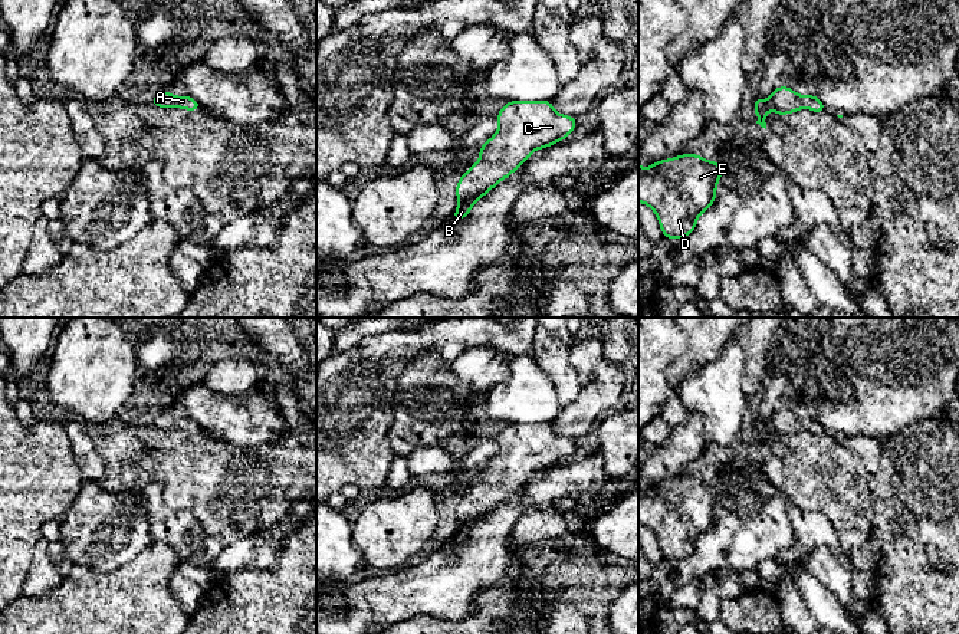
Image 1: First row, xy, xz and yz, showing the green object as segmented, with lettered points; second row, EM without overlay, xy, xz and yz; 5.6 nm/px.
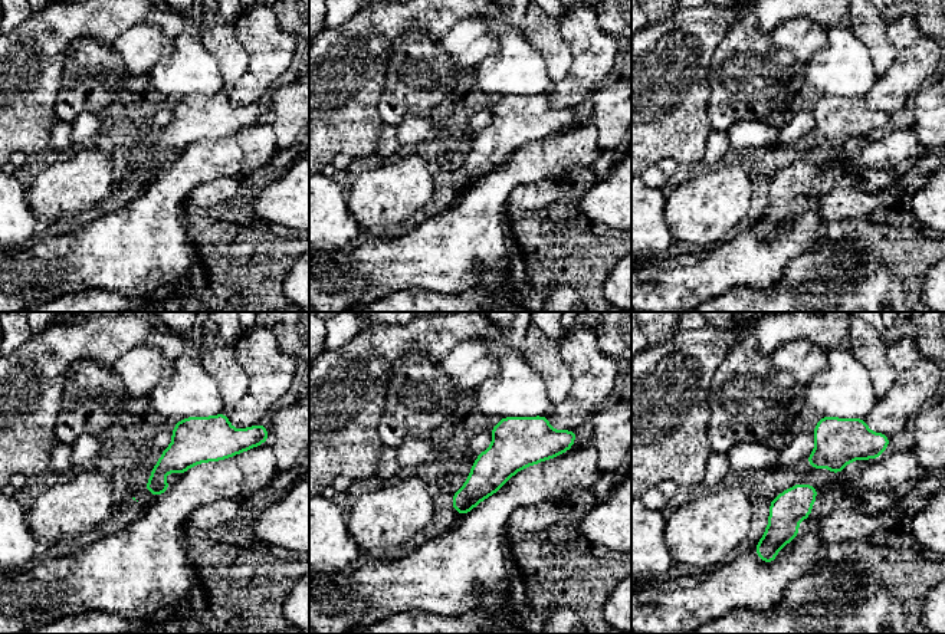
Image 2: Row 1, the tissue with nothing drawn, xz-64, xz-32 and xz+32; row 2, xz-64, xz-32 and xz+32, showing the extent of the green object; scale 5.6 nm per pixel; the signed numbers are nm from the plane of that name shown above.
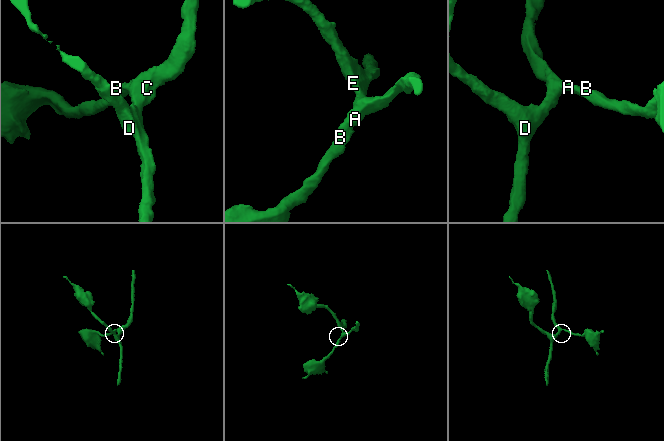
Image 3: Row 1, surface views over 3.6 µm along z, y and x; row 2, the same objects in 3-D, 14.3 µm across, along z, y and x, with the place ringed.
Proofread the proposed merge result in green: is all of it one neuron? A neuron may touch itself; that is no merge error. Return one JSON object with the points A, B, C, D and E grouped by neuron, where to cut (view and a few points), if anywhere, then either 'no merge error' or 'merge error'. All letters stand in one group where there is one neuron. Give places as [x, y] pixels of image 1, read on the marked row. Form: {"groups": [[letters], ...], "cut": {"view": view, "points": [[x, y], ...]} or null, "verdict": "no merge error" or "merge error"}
{"groups": [["A", "B", "C", "D", "E"]], "cut": null, "verdict": "no merge error"}

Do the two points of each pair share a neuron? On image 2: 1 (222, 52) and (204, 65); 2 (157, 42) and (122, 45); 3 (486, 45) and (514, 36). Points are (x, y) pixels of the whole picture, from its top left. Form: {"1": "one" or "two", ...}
{"1": "two", "2": "one", "3": "two"}

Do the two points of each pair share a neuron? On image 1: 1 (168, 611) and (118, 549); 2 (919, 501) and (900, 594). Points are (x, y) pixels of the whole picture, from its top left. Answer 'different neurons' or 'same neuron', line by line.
1: different neurons
2: same neuron

